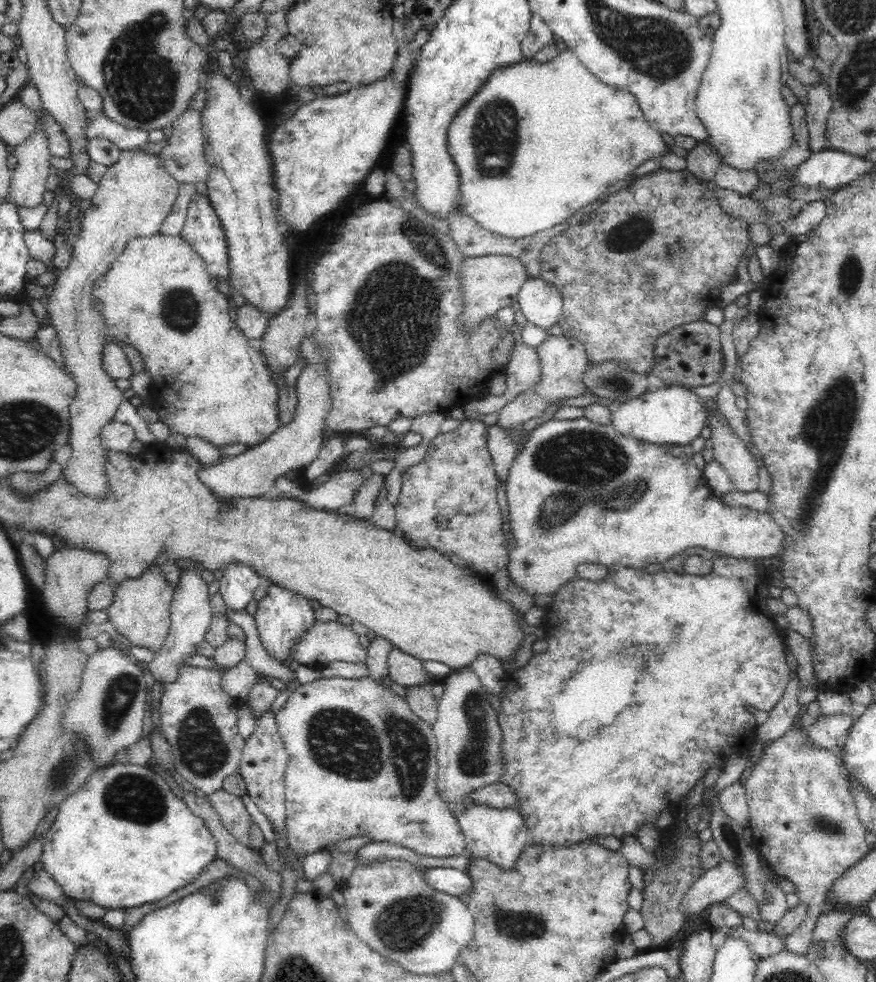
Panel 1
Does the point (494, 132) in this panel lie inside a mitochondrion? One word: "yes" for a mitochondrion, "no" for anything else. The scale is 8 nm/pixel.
yes

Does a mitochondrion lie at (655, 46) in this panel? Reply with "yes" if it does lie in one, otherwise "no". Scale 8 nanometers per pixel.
yes

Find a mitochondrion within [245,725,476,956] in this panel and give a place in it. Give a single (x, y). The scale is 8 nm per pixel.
(402, 927)

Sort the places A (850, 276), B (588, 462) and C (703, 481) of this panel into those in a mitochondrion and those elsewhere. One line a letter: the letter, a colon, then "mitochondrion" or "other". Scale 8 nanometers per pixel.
A: mitochondrion
B: mitochondrion
C: other

